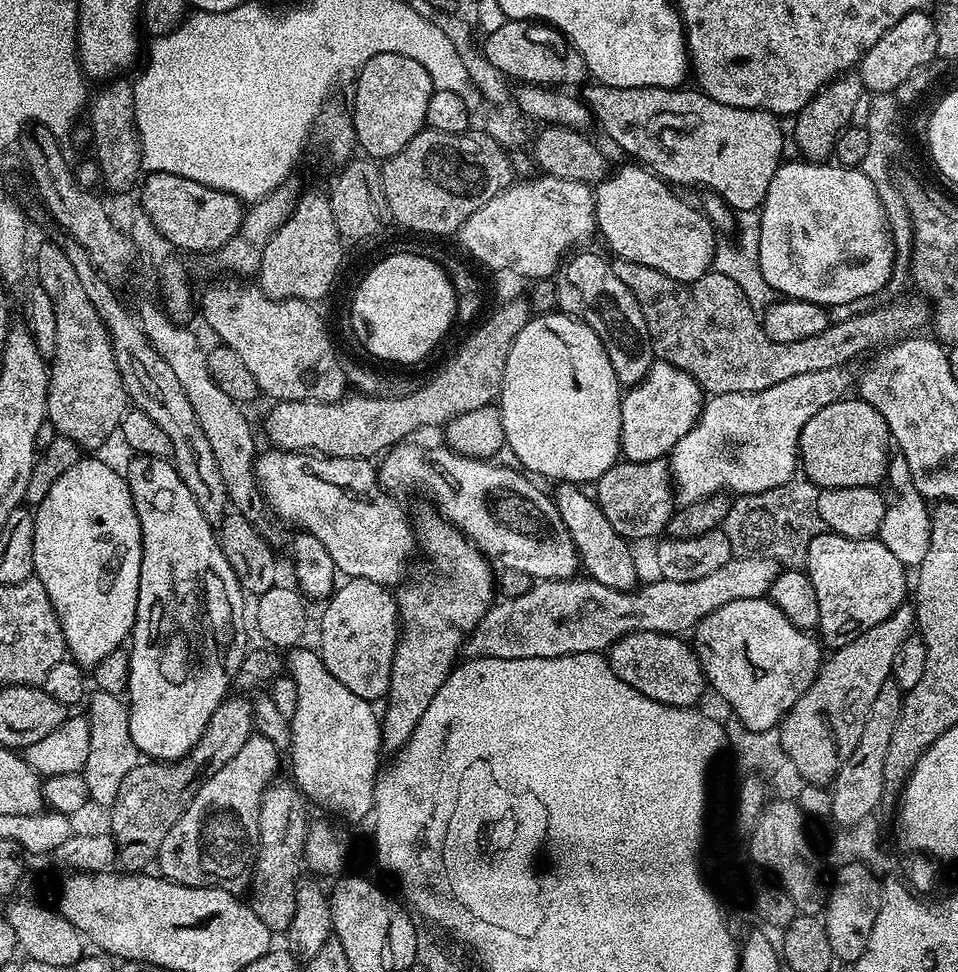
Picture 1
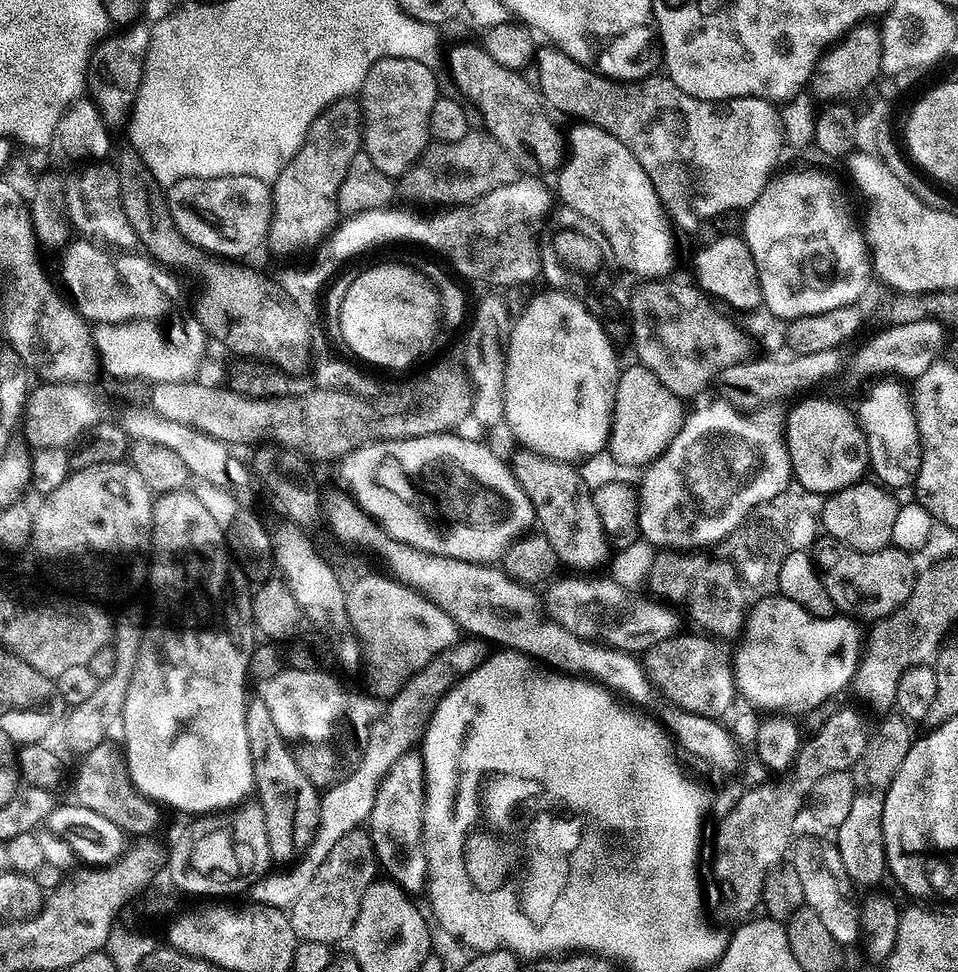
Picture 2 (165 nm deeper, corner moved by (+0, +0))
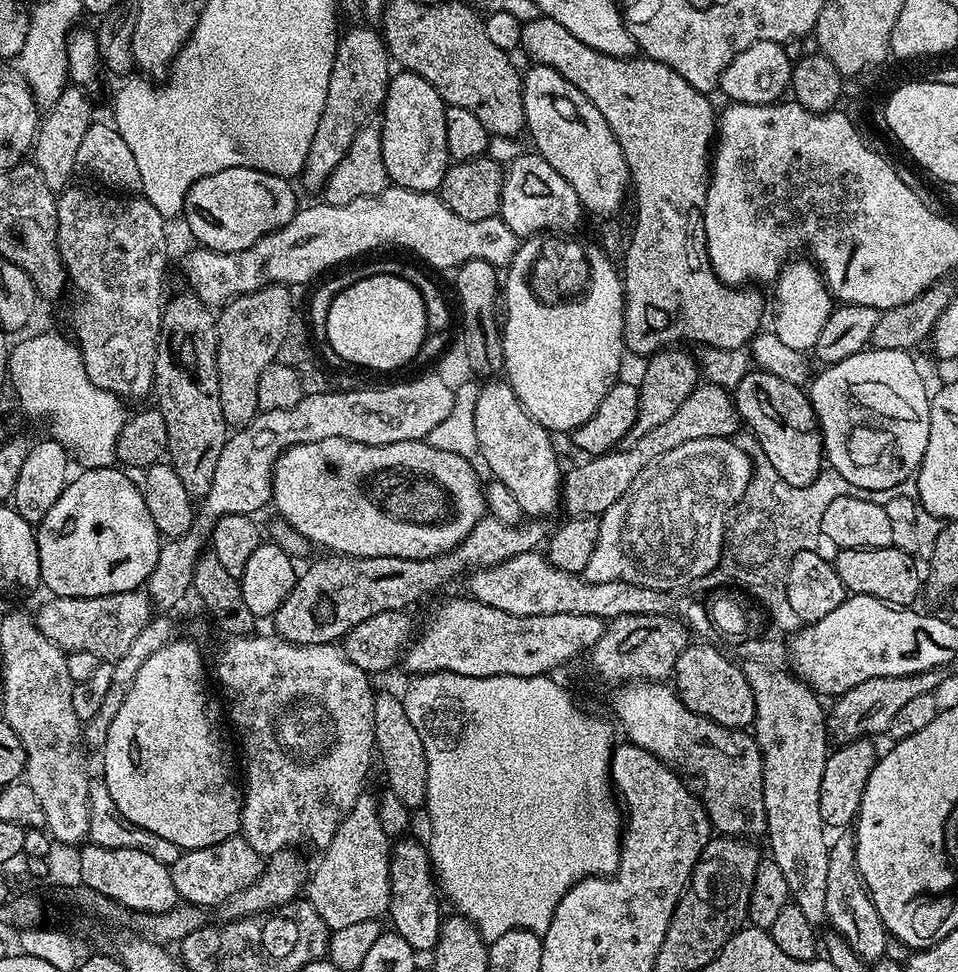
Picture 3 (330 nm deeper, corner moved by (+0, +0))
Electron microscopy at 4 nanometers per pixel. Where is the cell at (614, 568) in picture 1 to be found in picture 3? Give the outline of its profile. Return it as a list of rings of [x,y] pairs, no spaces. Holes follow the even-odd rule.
[[[492,378],[487,382],[480,384],[480,393],[476,399],[476,405],[474,406],[474,430],[478,434],[478,446],[480,451],[478,453],[479,459],[484,459],[484,464],[493,472],[495,479],[502,485],[506,486],[510,490],[510,494],[514,494],[514,498],[518,501],[518,506],[522,506],[524,516],[528,518],[548,518],[555,508],[559,509],[562,504],[562,467],[560,468],[560,460],[556,457],[556,448],[552,445],[554,440],[553,433],[549,432],[547,428],[543,428],[542,425],[534,419],[534,417],[527,412],[522,406],[522,402],[518,398],[518,394],[514,394],[514,390],[509,386],[507,379],[504,378]]]

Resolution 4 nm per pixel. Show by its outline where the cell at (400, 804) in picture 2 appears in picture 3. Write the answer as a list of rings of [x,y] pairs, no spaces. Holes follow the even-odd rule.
[[[397,839],[390,848],[390,902],[387,915],[392,916],[391,927],[399,936],[406,938],[406,942],[410,942],[413,952],[431,953],[440,937],[442,896],[427,847],[421,841],[419,844],[416,840],[408,839]]]

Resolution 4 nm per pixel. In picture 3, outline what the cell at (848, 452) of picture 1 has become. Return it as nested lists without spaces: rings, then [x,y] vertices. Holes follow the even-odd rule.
[[[753,370],[746,374],[746,378],[742,378],[742,382],[736,384],[734,399],[741,421],[746,425],[747,431],[752,432],[761,443],[766,458],[770,460],[774,469],[778,470],[782,480],[790,486],[806,486],[814,482],[814,478],[820,475],[825,467],[826,461],[824,439],[820,436],[820,425],[812,409],[809,393],[803,387],[786,382],[775,374]]]

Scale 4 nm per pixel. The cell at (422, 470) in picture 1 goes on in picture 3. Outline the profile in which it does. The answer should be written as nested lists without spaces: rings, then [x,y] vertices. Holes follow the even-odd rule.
[[[342,438],[287,448],[272,471],[272,504],[305,540],[341,556],[393,556],[421,560],[458,546],[486,515],[484,488],[467,456],[434,450],[427,439],[393,444],[359,444]]]

